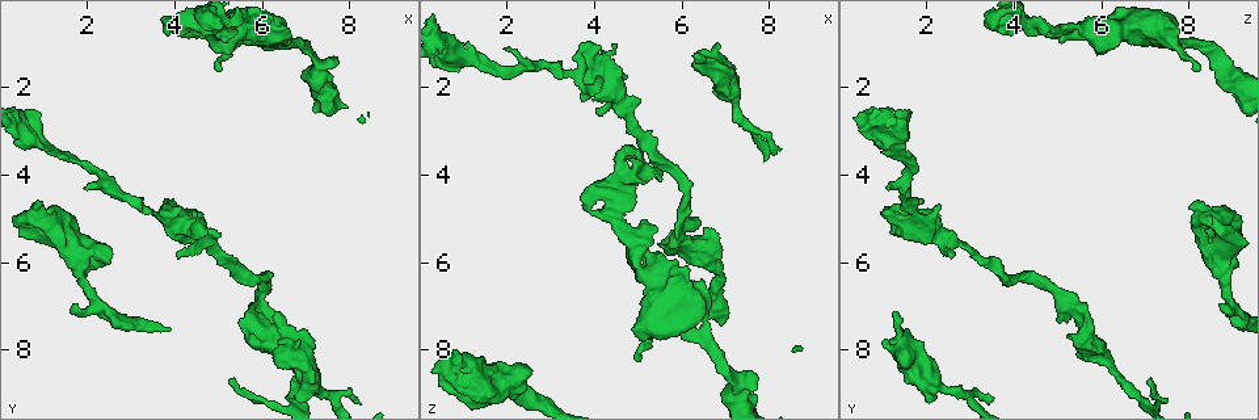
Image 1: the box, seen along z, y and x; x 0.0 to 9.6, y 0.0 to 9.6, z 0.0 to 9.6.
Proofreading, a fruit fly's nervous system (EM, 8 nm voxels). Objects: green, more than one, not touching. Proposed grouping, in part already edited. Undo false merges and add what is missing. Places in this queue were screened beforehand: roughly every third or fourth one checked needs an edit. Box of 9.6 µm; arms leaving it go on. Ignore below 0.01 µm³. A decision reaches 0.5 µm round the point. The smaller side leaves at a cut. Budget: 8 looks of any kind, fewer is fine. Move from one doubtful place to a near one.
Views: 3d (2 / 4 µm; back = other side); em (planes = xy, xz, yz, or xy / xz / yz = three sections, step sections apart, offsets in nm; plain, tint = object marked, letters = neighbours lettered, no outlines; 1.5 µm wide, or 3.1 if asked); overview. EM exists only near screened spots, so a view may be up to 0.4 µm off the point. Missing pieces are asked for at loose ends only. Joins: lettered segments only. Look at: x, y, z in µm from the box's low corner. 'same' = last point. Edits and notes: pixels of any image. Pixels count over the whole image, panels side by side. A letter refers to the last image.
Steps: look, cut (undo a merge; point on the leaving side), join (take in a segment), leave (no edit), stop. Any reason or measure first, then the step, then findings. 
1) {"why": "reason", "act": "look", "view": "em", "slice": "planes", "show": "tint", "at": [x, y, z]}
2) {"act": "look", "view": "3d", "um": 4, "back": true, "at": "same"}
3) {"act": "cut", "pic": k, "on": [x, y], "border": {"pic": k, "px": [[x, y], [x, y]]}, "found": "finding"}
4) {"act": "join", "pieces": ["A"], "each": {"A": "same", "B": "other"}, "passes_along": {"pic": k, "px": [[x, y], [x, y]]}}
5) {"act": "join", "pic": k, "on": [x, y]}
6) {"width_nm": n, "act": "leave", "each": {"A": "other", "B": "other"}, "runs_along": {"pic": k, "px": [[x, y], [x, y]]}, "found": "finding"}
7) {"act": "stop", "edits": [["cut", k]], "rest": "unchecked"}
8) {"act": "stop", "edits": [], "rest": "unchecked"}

{"act": "look", "view": "em", "slice": "planes", "show": "letters", "at": [5.25, 8.70, 7.05]}

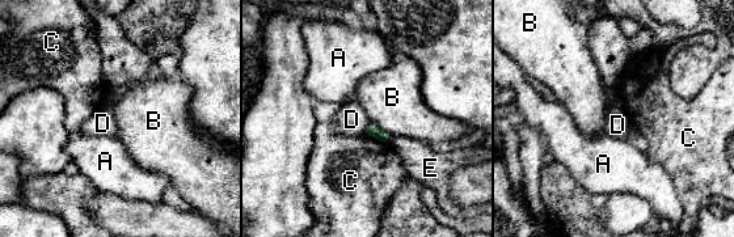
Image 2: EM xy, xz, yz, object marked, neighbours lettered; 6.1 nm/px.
{"act": "leave", "each": {"A": "other", "B": "other", "C": "other", "D": "other", "E": "other"}, "border": {"pic": 2, "px": [[371, 122], [365, 134]]}, "found": "no lettered segment goes on from it"}

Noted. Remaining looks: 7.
{"why": "tapers out", "act": "look", "view": "3d", "um": 2, "at": [5.10, 1.65, 8.20]}

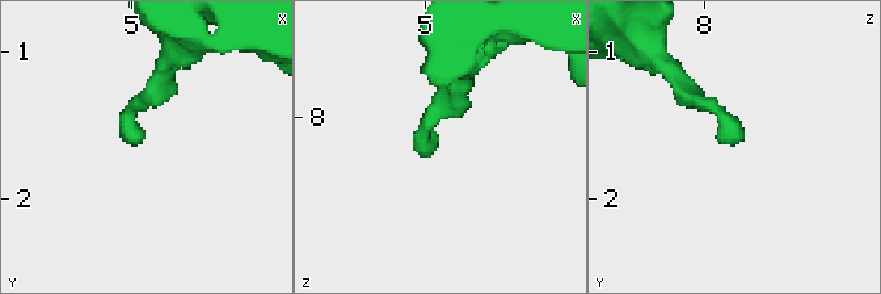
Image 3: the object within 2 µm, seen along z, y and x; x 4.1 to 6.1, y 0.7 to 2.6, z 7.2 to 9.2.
{"why": "now the EM", "act": "look", "view": "em", "slice": "planes", "show": "plain", "at": [5.08, 1.60, 8.18]}

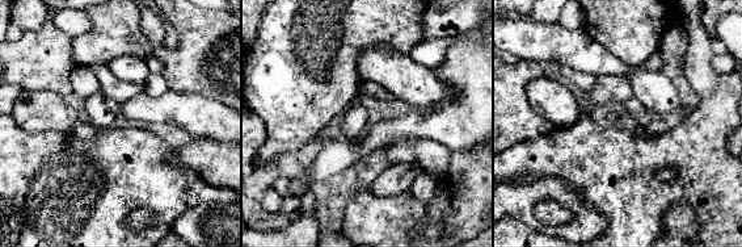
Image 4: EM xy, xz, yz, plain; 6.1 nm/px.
{"act": "look", "view": "em", "slice": "planes", "show": "letters", "at": "same"}

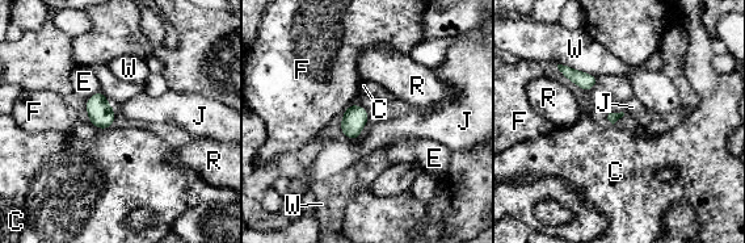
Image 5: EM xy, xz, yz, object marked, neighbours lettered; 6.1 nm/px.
{"longest_contact_nm": ["W", 260], "act": "leave", "each": {"C": "other", "E": "other", "F": "other", "J": "other", "R": "other", "W": "other"}, "border": {"pic": 5, "px": [[110, 125], [99, 129]]}, "found": "none of them fits"}

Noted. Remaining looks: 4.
{"why": "branch stops here", "act": "look", "view": "em", "slice": "planes", "show": "letters", "at": [5.05, 1.20, 6.00]}

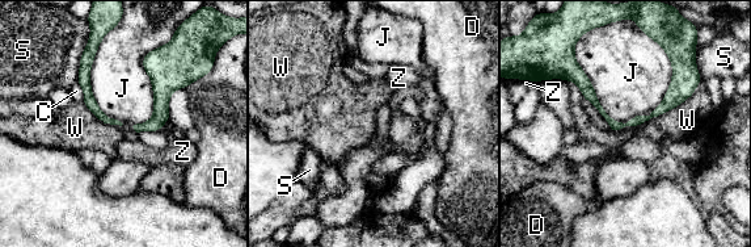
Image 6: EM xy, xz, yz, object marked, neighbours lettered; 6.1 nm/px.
{"longest_contact_nm": ["J", 650], "act": "leave", "each": {"C": "other", "D": "other", "J": "other", "S": "other", "W": "other", "Z": "other"}, "runs_along": {"pic": 6, "px": [[566, 75], [615, 125], [649, 117], [692, 86]]}, "found": "none of them fits"}

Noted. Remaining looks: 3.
{"act": "stop", "edits": [], "rest": "unchecked"}

